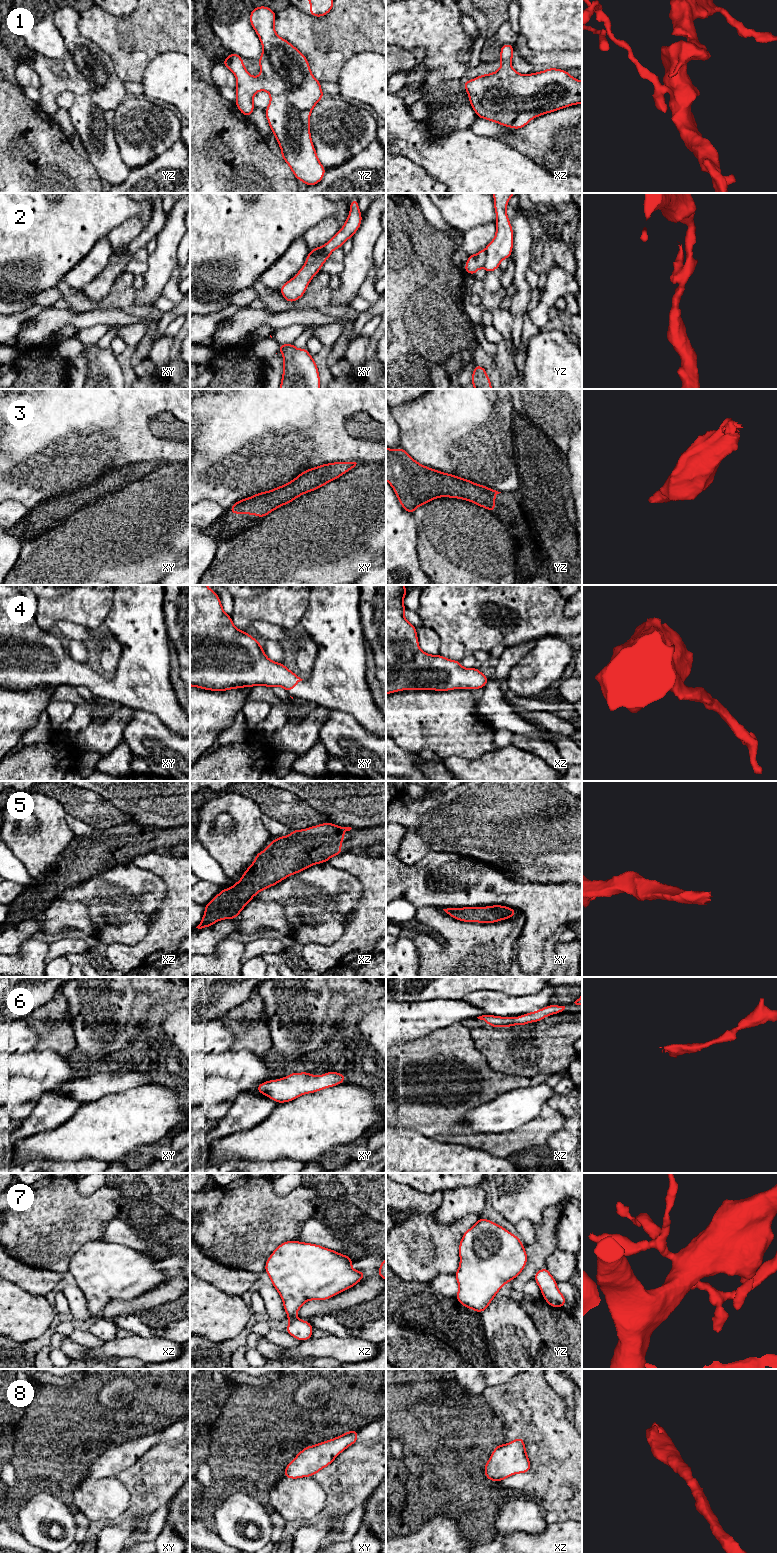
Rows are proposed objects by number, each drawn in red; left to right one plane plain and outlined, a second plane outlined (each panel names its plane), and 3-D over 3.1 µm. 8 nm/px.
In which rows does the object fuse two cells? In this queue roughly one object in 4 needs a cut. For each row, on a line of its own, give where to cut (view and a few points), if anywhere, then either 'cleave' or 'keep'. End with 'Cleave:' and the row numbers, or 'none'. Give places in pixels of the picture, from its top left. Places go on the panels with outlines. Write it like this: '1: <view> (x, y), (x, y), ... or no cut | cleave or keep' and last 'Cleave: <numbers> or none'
1: no cut | keep
2: yz (485, 250), (485, 264), (483, 266) | cleave
3: no cut | keep
4: no cut | keep
5: no cut | keep
6: no cut | keep
7: no cut | keep
8: no cut | keep
Cleave: 2

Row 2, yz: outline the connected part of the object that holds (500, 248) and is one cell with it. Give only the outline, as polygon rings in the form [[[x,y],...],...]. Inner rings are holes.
[[[493,193],[496,212],[496,235],[487,245],[484,268],[487,273],[499,268],[503,259],[509,258],[513,248],[513,229],[508,219],[506,208],[509,199],[515,193]]]

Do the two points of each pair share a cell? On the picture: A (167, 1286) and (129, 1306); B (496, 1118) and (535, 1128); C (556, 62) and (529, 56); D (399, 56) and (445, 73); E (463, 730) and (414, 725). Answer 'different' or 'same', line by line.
A: same
B: different
C: same
D: different
E: same

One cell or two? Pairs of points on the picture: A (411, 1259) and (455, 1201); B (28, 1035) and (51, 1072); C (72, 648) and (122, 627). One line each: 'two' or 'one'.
A: two
B: two
C: two

